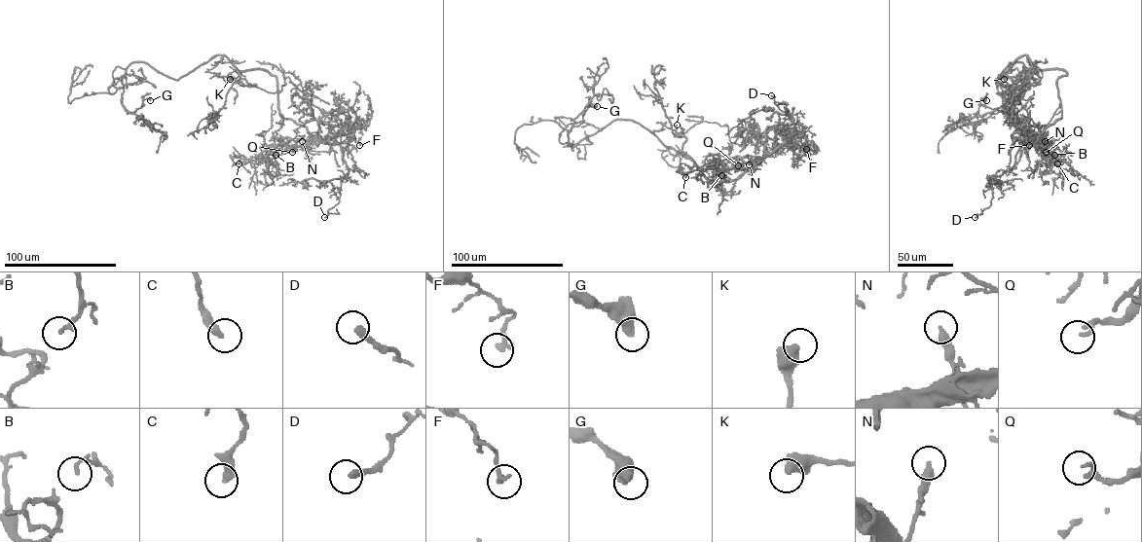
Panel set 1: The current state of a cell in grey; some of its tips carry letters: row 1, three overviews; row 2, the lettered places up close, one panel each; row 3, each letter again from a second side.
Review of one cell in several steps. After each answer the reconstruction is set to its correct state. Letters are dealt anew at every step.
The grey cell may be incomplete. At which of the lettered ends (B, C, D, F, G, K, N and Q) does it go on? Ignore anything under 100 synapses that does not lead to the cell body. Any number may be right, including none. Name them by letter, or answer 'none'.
none

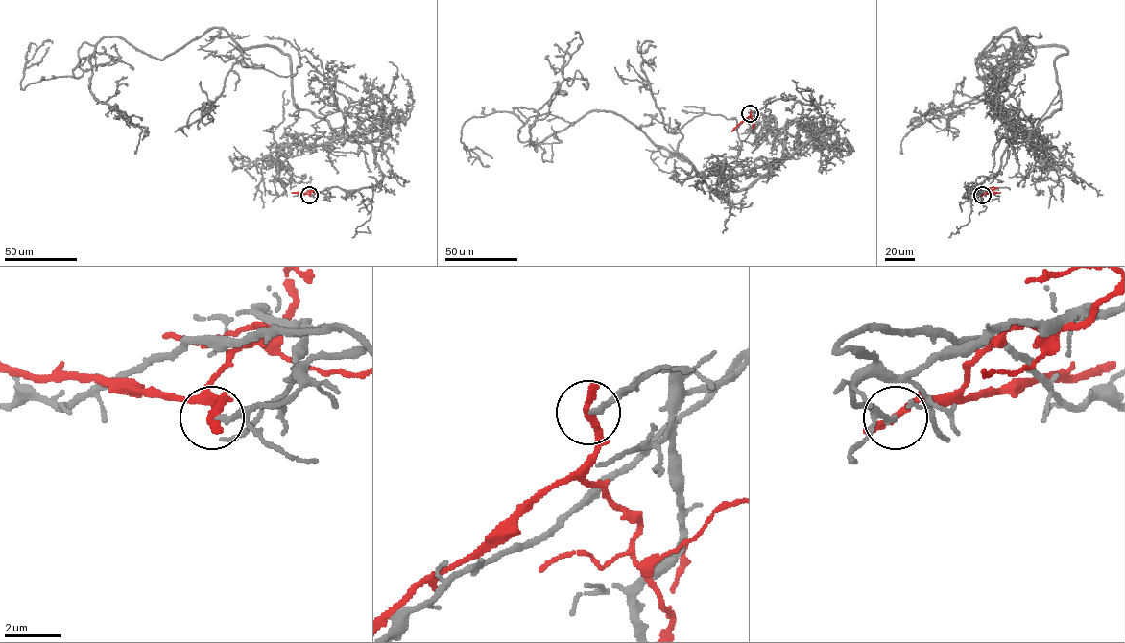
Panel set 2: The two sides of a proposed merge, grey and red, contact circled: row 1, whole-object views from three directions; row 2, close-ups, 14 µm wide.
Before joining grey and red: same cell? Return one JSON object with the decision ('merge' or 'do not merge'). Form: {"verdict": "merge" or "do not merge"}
{"verdict": "do not merge"}

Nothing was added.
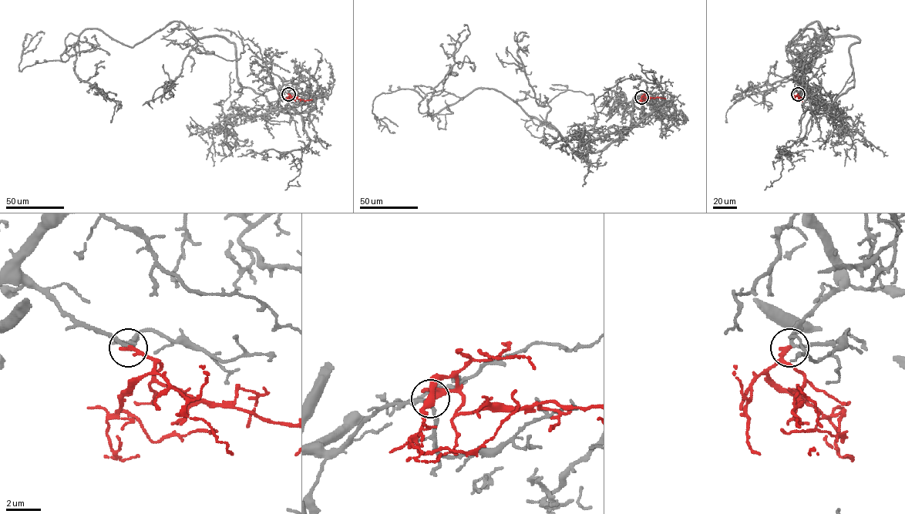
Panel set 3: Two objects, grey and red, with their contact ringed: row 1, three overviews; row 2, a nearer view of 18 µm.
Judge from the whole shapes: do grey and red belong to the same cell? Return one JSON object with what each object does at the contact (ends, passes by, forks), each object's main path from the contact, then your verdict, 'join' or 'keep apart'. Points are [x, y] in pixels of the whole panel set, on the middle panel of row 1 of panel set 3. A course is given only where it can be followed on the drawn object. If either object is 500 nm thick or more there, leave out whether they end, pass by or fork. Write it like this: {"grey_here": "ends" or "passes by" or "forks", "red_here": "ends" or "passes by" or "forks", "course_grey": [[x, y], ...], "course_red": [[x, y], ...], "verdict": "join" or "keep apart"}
{"grey_here": "passes by", "red_here": "ends", "course_grey": [[641, 97], [630, 126], [583, 158], [493, 89], [432, 115], [412, 89], [380, 94], [372, 113], [397, 125]], "course_red": [[641, 97], [665, 98]], "verdict": "join"}

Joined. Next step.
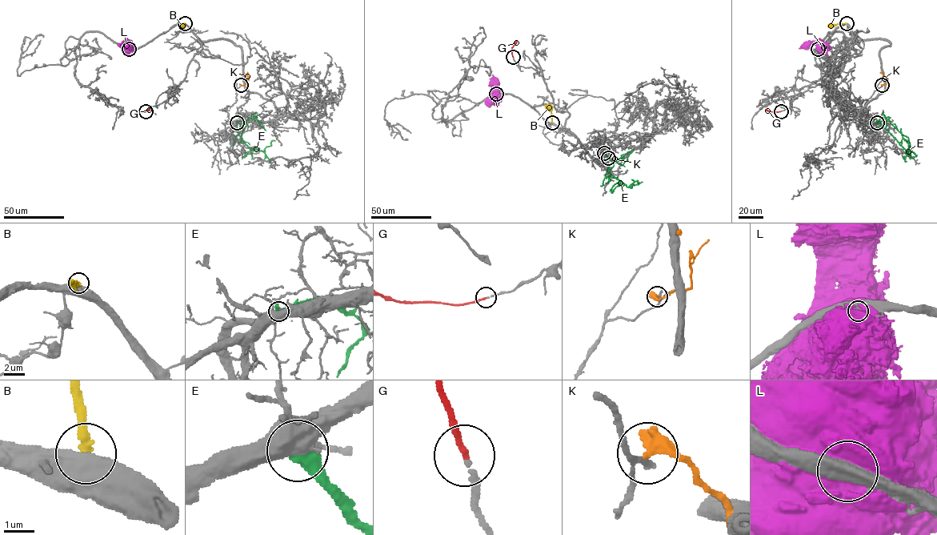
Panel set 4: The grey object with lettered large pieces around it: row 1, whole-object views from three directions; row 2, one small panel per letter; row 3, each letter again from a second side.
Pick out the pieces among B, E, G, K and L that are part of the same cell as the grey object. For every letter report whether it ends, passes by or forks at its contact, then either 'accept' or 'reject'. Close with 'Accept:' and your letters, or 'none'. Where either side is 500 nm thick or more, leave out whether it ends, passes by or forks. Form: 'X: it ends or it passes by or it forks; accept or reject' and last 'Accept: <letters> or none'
B: reject
E: it forks; reject
G: it ends; accept
K: reject
L: reject
Accept: G

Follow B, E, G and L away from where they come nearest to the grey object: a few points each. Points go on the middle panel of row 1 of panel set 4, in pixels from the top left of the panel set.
B: (552, 122), (550, 108), (546, 104)
E: (604, 153), (614, 162), (610, 163), (609, 170), (626, 187), (642, 182)
G: (513, 57), (511, 47), (516, 41)
L: (496, 94), (492, 74)

